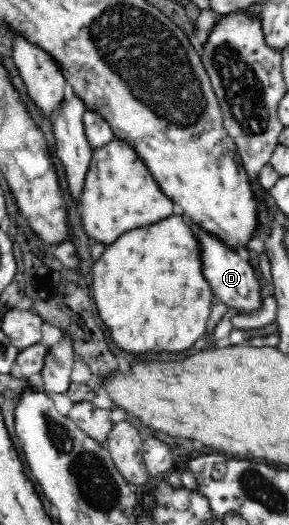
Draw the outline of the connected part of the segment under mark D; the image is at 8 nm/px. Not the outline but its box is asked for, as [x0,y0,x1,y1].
[192,226,263,314]

